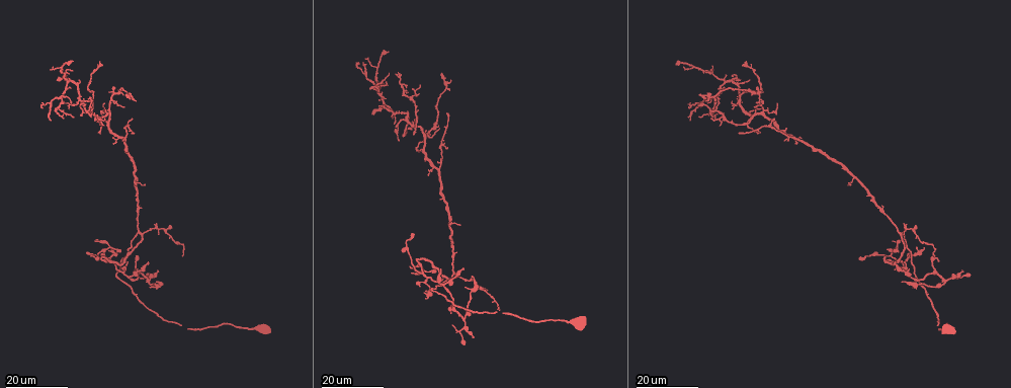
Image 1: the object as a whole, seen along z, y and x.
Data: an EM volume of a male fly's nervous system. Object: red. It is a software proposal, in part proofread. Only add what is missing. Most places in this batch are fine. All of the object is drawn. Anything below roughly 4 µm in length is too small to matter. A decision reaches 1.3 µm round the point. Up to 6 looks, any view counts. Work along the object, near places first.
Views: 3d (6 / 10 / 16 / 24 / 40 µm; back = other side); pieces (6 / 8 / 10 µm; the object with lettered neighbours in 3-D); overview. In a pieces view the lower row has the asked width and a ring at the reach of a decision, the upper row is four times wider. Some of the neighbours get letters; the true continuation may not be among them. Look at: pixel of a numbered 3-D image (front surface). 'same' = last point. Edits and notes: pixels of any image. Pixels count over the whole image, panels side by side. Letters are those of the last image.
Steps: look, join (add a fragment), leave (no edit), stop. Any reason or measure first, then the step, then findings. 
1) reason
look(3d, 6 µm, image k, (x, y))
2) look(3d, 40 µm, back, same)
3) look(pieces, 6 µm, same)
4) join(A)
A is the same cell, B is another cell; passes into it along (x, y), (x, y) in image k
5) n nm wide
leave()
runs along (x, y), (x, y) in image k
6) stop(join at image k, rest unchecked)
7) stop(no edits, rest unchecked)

long arm stops here
look(3d, 16 µm, image 1, (449, 112))

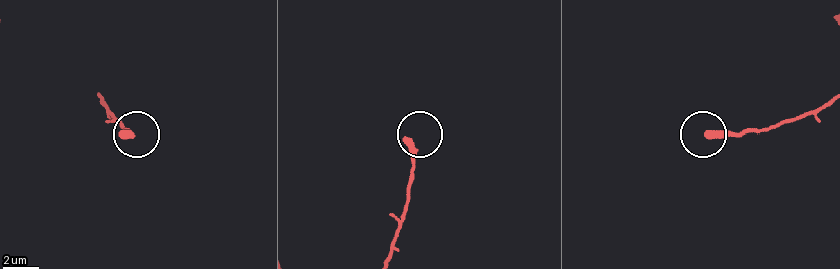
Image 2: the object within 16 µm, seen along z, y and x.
look(pieces, 8 µm, image 2, (707, 134))

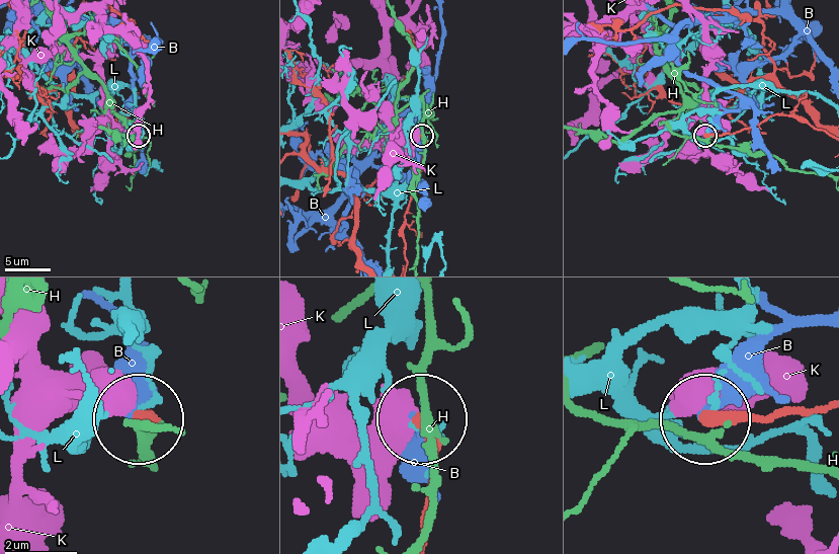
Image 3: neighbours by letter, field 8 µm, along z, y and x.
360 nm wide
leave()
B, H, K and L are other cells; none of them fits

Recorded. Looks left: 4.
free end
look(3d, 16 µm, image 1, (415, 134))

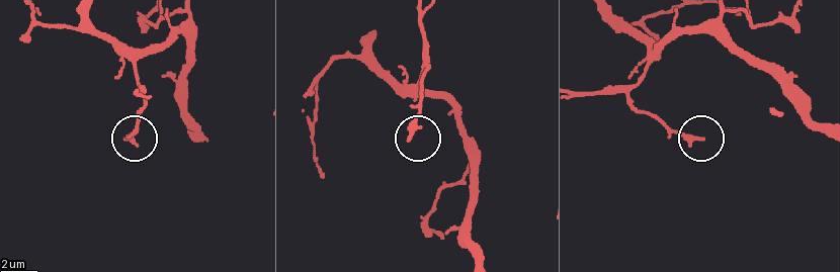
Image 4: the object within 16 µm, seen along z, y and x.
look(pieces, 10 µm, image 4, (700, 139))

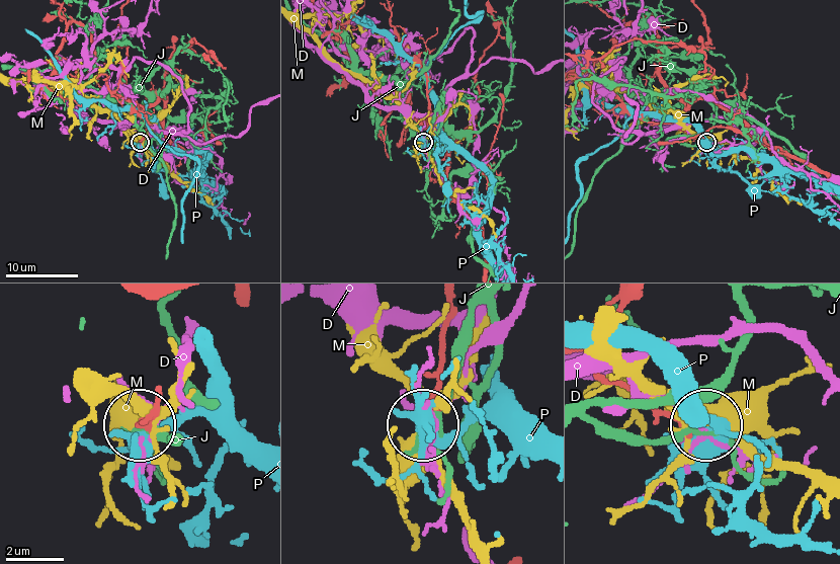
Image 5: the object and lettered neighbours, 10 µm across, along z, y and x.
290 nm wide
leave()
D, J, M and P are other cells; no lettered fragment goes on from it

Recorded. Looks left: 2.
free end
look(3d, 24 µm, image 1, (79, 115))

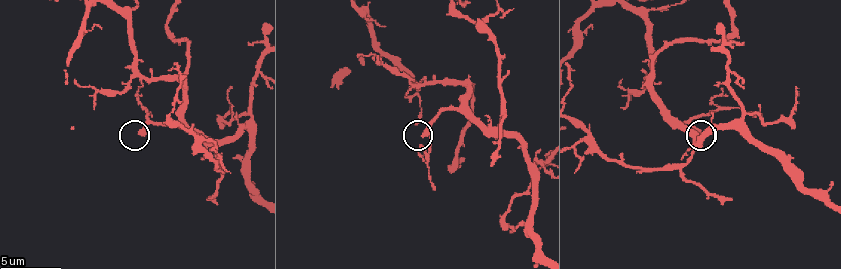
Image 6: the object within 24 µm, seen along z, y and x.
look(pieces, 10 µm, image 6, (140, 130))

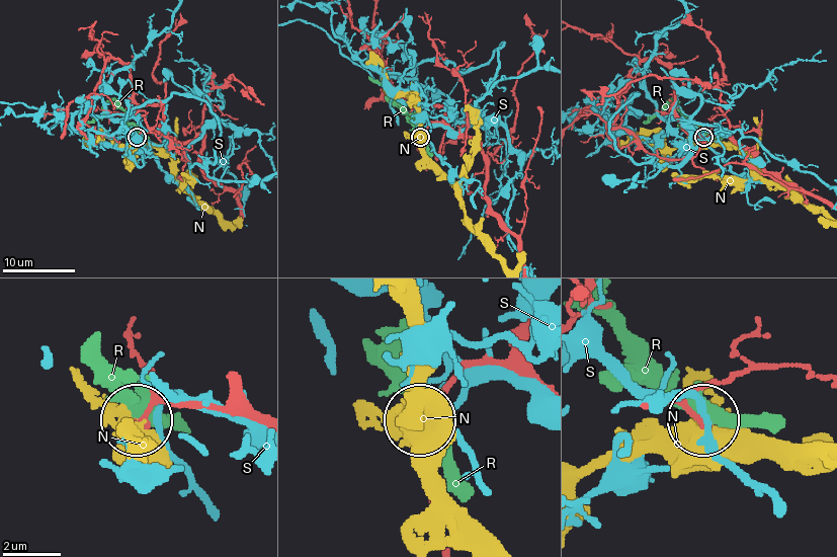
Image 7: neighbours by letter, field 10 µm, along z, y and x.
leave()
N, R and S are other cells; none of them fits

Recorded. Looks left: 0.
stop(no edits, rest unchecked)

